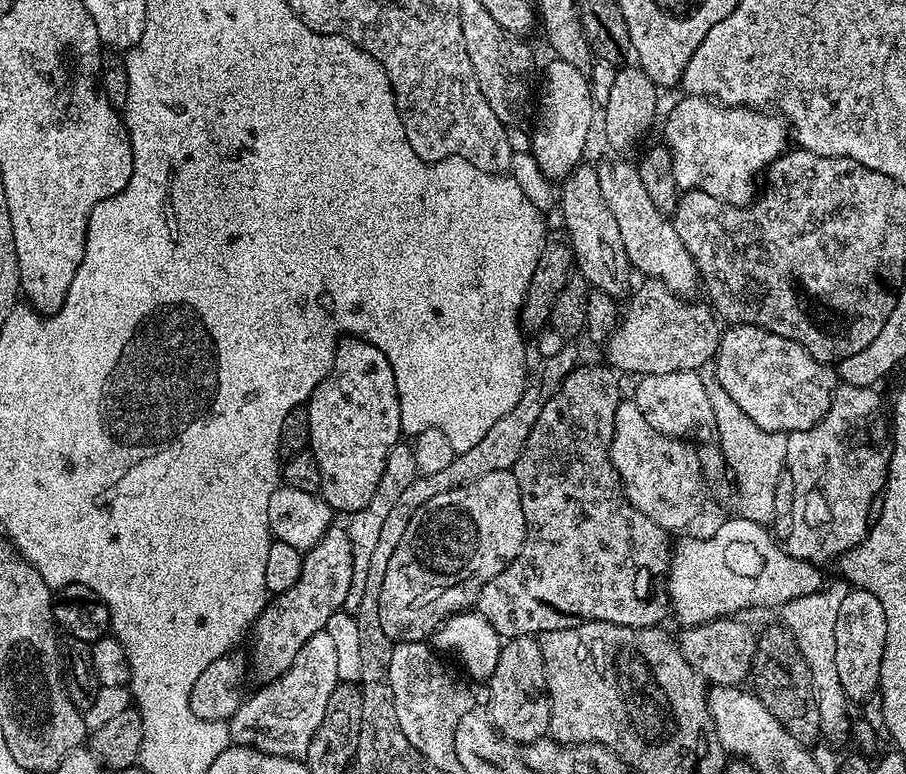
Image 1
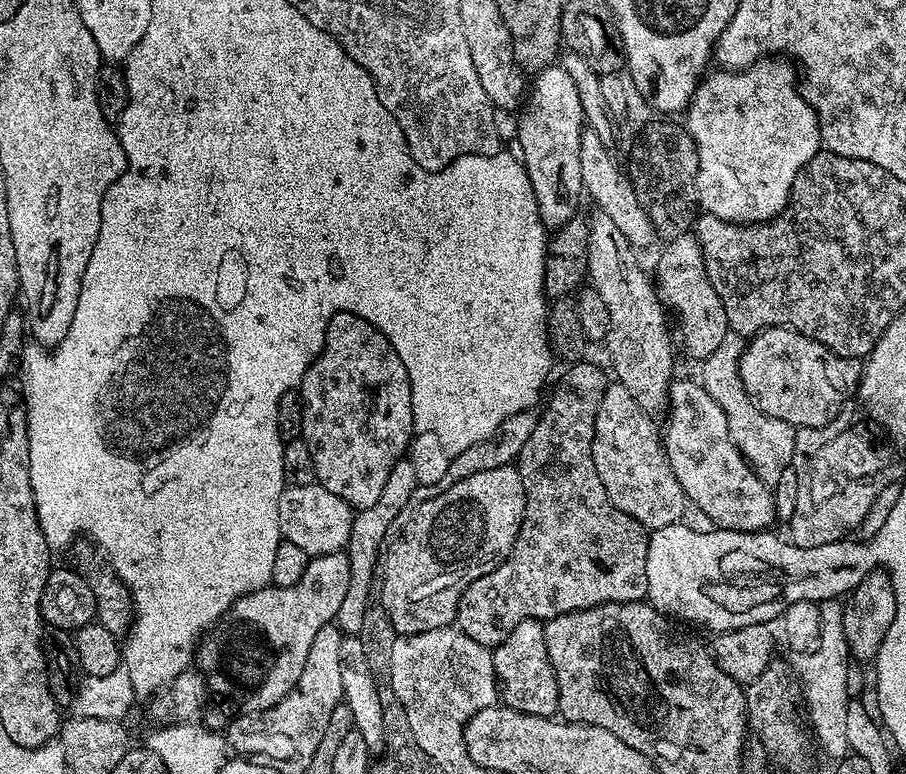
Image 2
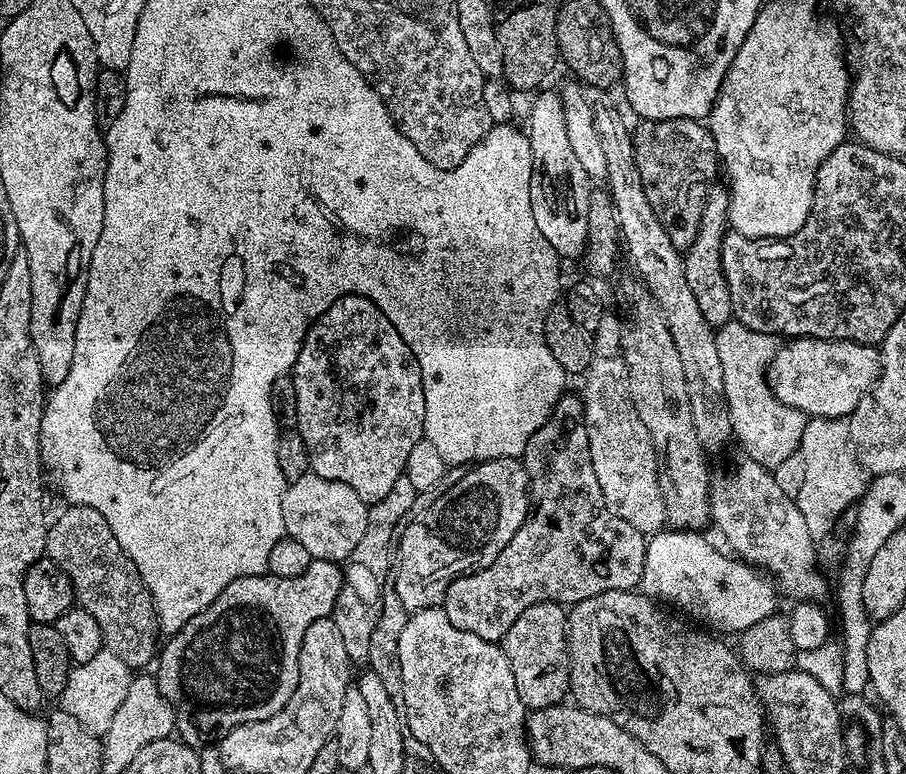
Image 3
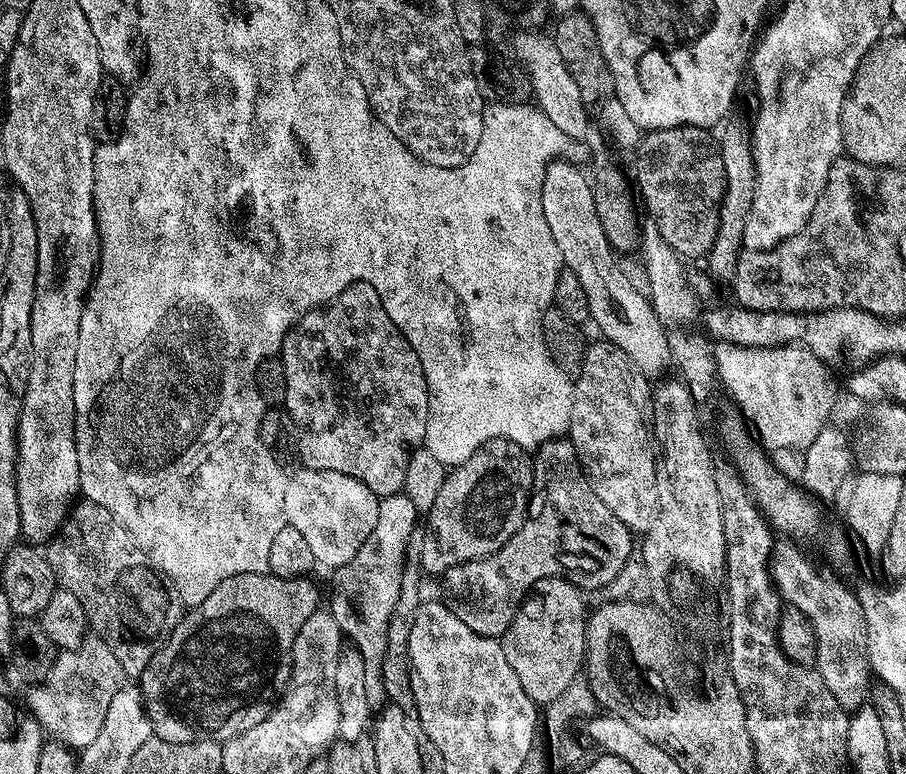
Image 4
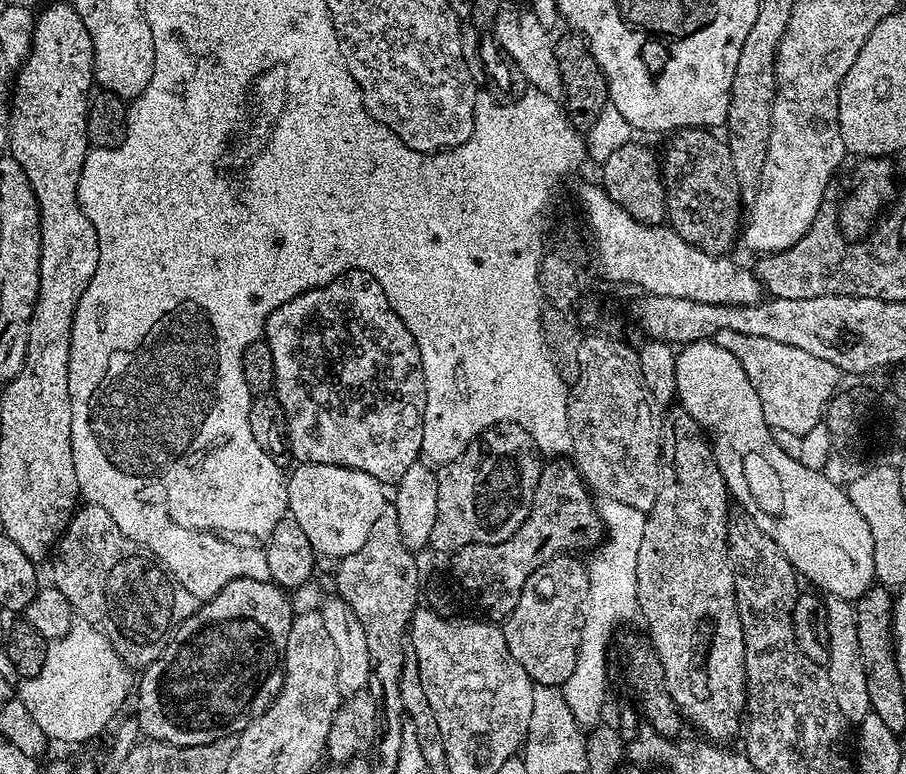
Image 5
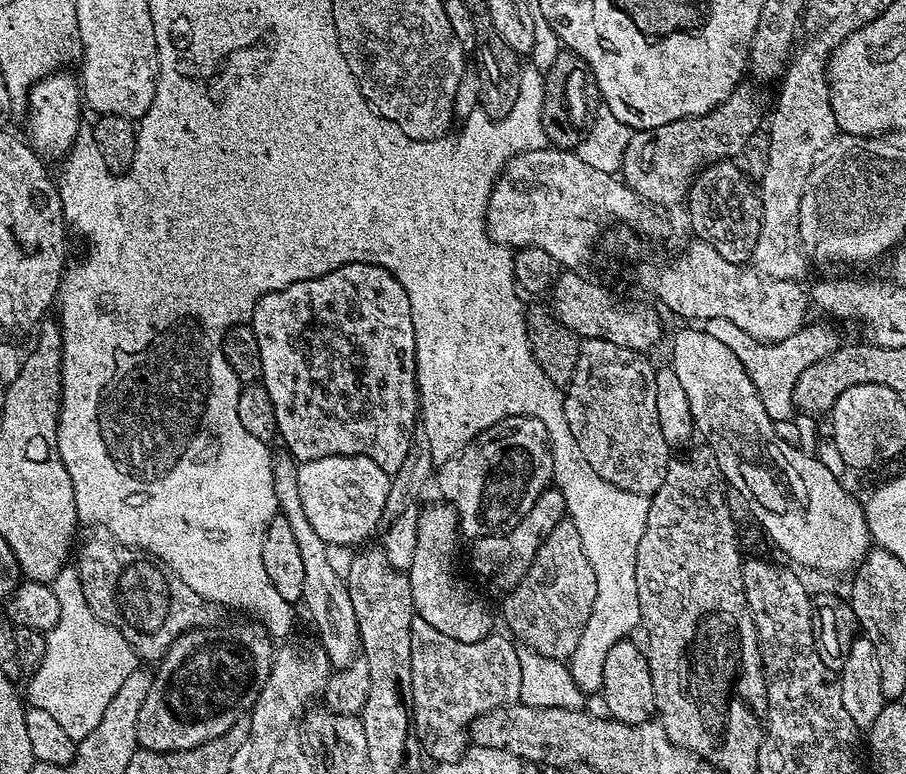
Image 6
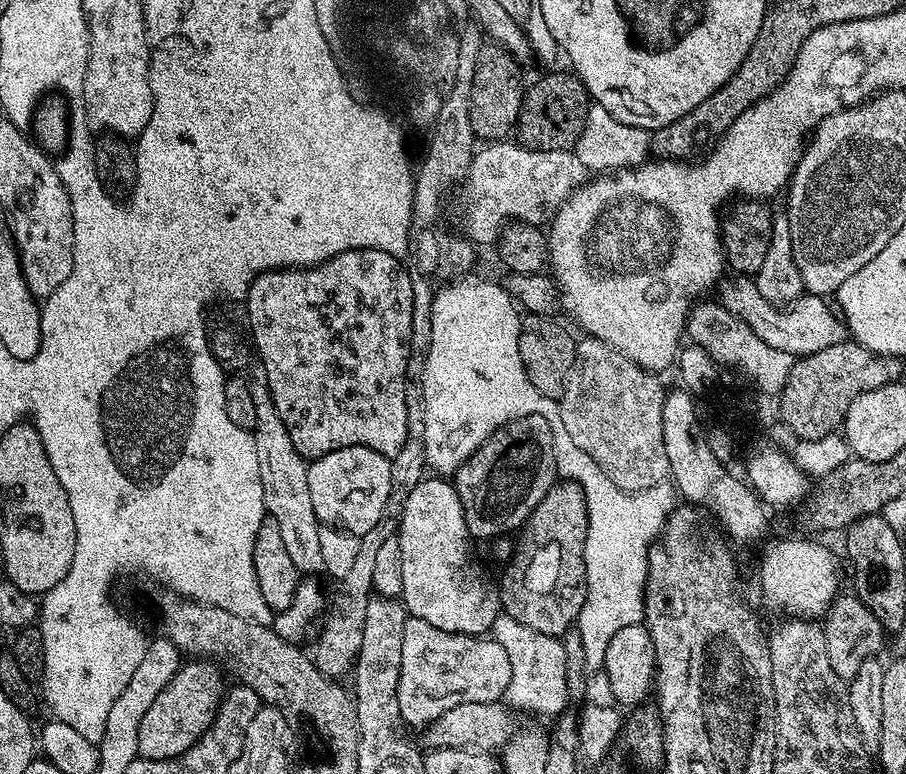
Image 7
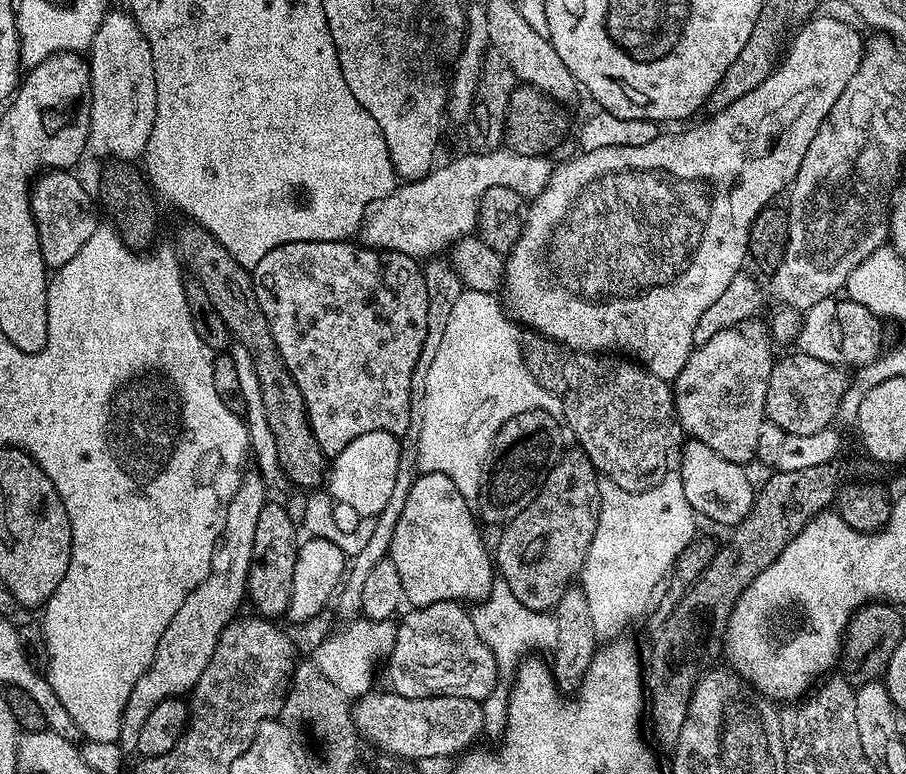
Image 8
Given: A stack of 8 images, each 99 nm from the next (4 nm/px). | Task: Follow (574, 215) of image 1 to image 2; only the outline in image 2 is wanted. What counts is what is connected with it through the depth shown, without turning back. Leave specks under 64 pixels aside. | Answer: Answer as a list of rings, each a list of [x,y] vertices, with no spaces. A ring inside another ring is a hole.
[[[596,210],[593,211],[593,216],[589,215],[587,217],[588,222],[588,275],[587,279],[590,281],[590,286],[594,290],[598,290],[598,295],[603,298],[606,302],[607,308],[610,310],[610,330],[608,331],[608,338],[606,341],[606,347],[608,347],[608,356],[612,359],[612,368],[616,371],[615,379],[622,386],[626,386],[626,390],[630,390],[630,398],[634,398],[634,402],[638,402],[638,406],[642,409],[643,412],[647,412],[649,414],[657,414],[656,412],[663,413],[665,409],[668,408],[668,391],[672,389],[672,381],[674,379],[674,373],[672,371],[676,368],[676,360],[672,357],[672,340],[674,344],[674,338],[668,334],[668,326],[670,324],[669,319],[668,322],[664,318],[666,317],[666,310],[662,305],[662,301],[660,295],[658,293],[658,289],[650,279],[649,273],[648,276],[644,273],[644,268],[640,265],[640,260],[638,257],[637,249],[632,247],[632,243],[628,241],[626,238],[626,234],[622,234],[622,230],[618,230],[618,225],[614,223],[612,219],[610,219],[610,214],[606,214],[605,212]]]

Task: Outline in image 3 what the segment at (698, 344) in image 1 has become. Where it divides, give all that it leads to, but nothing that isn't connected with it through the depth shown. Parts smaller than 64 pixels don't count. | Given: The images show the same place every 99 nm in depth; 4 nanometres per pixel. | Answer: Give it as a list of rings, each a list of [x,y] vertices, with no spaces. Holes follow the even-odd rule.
[[[713,187],[705,198],[705,208],[702,210],[701,224],[694,237],[694,242],[683,253],[684,274],[690,290],[694,292],[694,299],[698,302],[698,310],[713,330],[721,328],[733,319],[730,290],[726,286],[724,271],[720,262],[722,252],[722,238],[729,231],[728,223],[728,193],[723,187]]]

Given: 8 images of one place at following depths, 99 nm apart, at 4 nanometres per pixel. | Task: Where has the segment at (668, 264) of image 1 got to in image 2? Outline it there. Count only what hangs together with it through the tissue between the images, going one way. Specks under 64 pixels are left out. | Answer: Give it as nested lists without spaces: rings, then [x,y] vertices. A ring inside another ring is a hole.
[[[584,130],[581,134],[581,150],[579,151],[579,163],[581,166],[581,182],[583,191],[590,199],[596,203],[595,207],[599,211],[610,214],[610,219],[618,225],[618,230],[626,234],[626,238],[632,243],[632,247],[637,250],[648,248],[652,243],[657,243],[658,237],[648,210],[644,209],[631,179],[626,175],[625,169],[616,165],[616,160],[611,156],[609,145],[601,142],[598,134],[591,130]]]

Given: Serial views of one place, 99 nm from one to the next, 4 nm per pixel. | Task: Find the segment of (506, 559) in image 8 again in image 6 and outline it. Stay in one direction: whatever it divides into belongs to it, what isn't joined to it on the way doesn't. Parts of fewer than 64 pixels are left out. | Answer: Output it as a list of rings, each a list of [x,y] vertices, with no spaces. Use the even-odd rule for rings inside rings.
[[[570,518],[560,520],[558,526],[554,526],[554,530],[550,530],[550,534],[541,540],[530,570],[522,578],[522,582],[518,582],[518,586],[505,596],[508,596],[504,600],[504,620],[509,628],[507,631],[521,645],[524,643],[523,647],[527,651],[537,652],[546,658],[567,661],[574,650],[578,650],[578,638],[582,638],[582,630],[586,630],[586,622],[592,613],[594,598],[598,598],[598,582],[594,578],[594,566],[590,566],[582,550],[578,526],[574,526]]]

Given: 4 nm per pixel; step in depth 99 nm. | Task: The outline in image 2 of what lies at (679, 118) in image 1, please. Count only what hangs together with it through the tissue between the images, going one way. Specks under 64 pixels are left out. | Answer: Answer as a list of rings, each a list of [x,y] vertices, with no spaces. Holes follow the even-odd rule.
[[[765,58],[755,60],[748,68],[739,70],[716,70],[711,74],[705,75],[696,93],[692,96],[692,101],[688,103],[686,109],[686,127],[689,134],[697,146],[698,152],[698,172],[696,176],[696,194],[699,207],[707,215],[717,216],[723,220],[729,220],[732,224],[762,224],[780,215],[788,207],[788,199],[794,186],[794,178],[800,173],[800,168],[810,162],[816,153],[821,151],[820,143],[820,123],[816,117],[816,111],[808,105],[804,98],[804,93],[798,87],[798,68],[791,59],[788,58]]]

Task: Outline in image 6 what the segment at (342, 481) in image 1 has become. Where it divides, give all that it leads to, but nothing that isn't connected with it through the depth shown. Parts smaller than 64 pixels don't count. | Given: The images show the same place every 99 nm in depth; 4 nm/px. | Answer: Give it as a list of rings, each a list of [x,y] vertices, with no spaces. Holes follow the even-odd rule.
[[[347,264],[338,270],[330,270],[330,274],[322,274],[318,278],[299,280],[282,290],[267,292],[254,306],[250,321],[252,336],[256,339],[256,352],[260,355],[259,379],[264,385],[266,394],[270,394],[270,402],[274,402],[274,418],[279,439],[289,453],[297,461],[317,460],[331,456],[365,456],[389,474],[397,472],[406,462],[406,454],[412,445],[412,435],[418,427],[418,417],[422,412],[422,392],[416,378],[416,331],[410,314],[410,298],[406,298],[406,290],[402,290],[402,282],[394,278],[382,266],[373,264]]]

